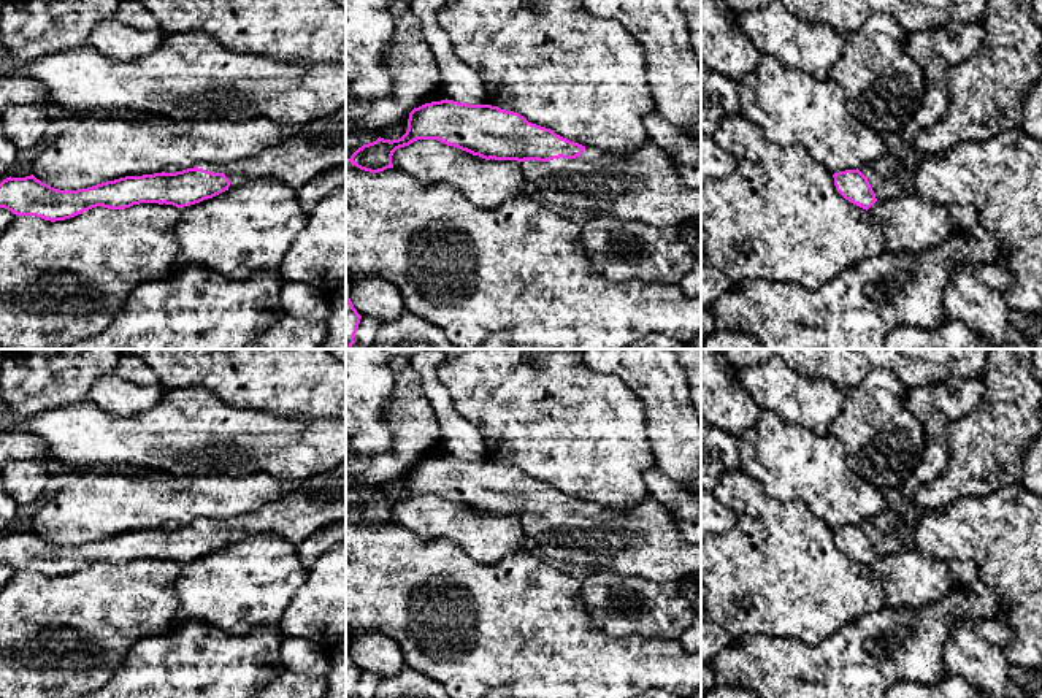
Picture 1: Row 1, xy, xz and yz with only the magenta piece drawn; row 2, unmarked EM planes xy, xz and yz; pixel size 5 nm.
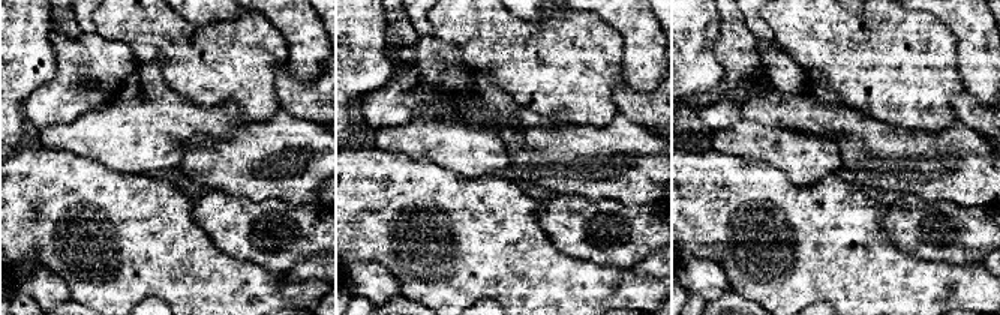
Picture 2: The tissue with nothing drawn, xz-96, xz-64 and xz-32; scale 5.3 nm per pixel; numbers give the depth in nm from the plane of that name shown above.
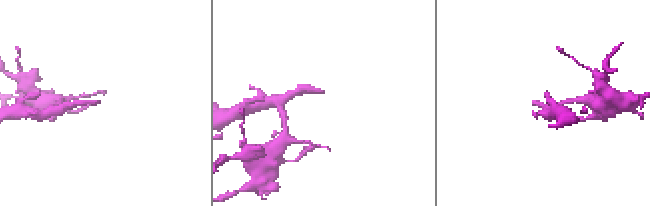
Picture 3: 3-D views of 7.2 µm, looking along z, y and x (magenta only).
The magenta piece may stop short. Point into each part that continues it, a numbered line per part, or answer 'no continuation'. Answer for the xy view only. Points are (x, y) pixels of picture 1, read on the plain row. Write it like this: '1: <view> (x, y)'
1: xy (317, 502)

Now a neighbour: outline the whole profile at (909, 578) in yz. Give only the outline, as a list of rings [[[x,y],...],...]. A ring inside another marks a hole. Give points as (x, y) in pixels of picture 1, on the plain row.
[[[917,547],[875,557],[868,570],[880,582],[888,608],[918,609],[937,603],[953,585],[947,565]]]

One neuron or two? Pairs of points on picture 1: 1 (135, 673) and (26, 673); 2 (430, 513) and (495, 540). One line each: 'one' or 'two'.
1: two
2: one

